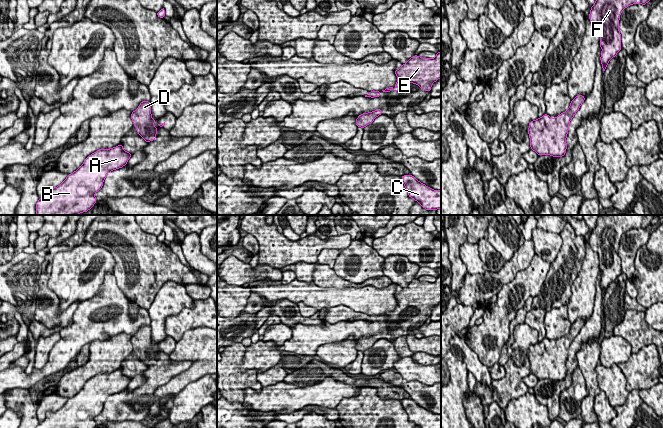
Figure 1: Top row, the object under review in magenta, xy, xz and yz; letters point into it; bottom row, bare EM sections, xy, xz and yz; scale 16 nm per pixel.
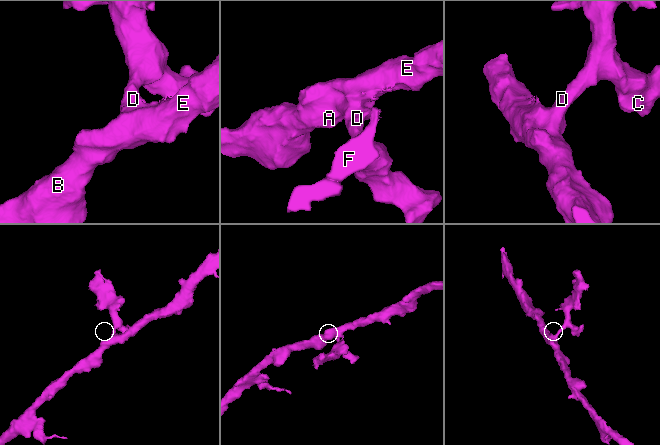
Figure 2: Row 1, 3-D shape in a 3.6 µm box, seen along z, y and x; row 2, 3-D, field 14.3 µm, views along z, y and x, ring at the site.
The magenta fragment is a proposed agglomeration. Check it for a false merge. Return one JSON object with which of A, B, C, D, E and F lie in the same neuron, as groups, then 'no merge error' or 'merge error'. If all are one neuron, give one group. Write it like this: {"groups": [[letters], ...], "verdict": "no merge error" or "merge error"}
{"groups": [["A", "B", "C", "D", "E", "F"]], "verdict": "no merge error"}

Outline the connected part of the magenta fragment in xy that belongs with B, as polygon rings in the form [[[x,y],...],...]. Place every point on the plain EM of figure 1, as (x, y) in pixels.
[[[122,368],[97,374],[60,409],[47,412],[36,428],[95,428],[95,417],[102,412],[107,398],[125,390],[131,380]]]

